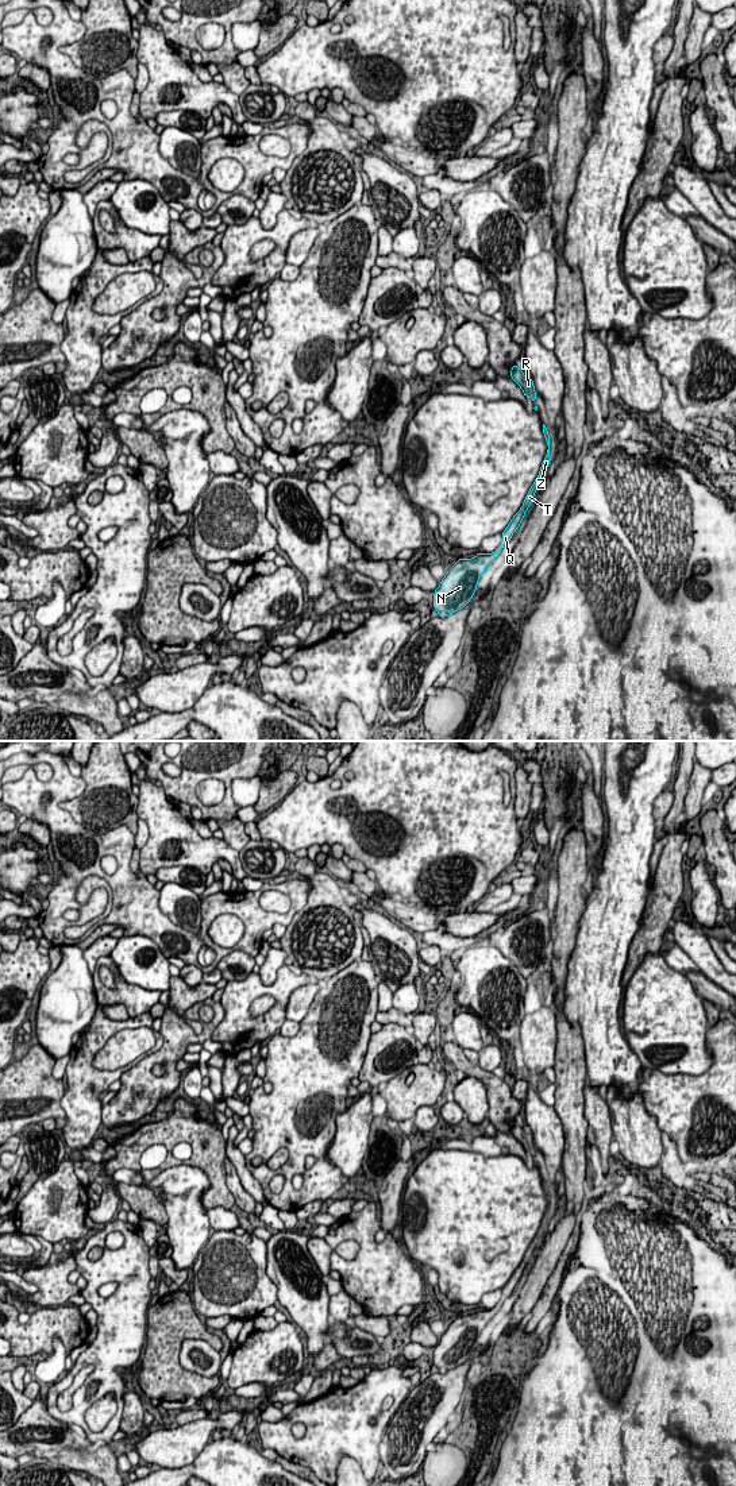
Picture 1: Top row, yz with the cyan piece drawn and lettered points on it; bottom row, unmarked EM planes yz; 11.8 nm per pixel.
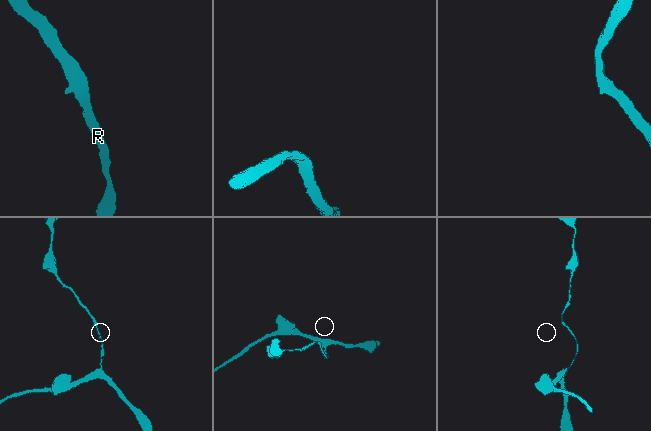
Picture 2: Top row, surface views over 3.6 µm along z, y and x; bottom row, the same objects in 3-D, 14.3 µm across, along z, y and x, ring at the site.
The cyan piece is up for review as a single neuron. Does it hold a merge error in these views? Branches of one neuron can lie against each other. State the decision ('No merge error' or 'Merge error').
No merge error

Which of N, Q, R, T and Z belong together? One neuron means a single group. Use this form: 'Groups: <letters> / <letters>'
Groups: N Q R T Z

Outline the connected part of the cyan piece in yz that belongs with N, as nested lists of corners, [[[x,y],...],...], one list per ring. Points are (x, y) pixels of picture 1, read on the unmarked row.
[[[543,1180],[543,1189],[548,1201],[546,1213],[540,1223],[540,1228],[529,1244],[521,1265],[510,1275],[506,1285],[502,1288],[502,1296],[500,1302],[493,1309],[478,1309],[473,1315],[458,1315],[458,1317],[448,1325],[442,1335],[440,1342],[433,1350],[433,1363],[440,1373],[452,1370],[463,1365],[474,1351],[481,1331],[490,1323],[494,1315],[498,1312],[504,1301],[510,1297],[515,1286],[520,1282],[529,1259],[533,1255],[533,1250],[537,1246],[539,1236],[544,1232],[544,1227],[550,1220],[550,1190],[547,1182]]]

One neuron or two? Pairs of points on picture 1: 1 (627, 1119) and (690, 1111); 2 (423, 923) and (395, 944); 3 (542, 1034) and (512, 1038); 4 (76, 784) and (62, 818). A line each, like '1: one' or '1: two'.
1: two
2: two
3: two
4: one

